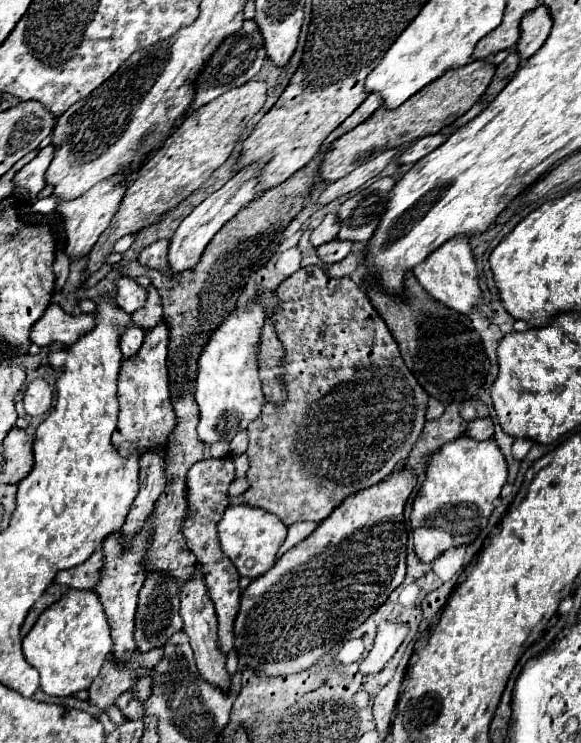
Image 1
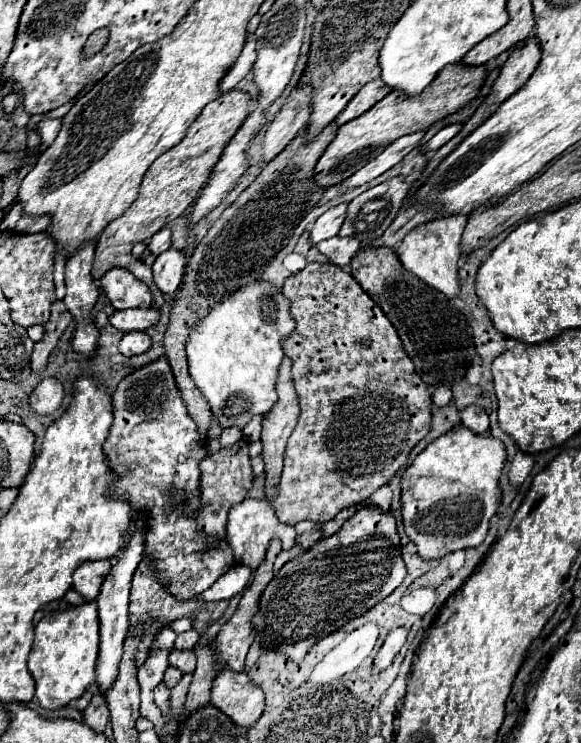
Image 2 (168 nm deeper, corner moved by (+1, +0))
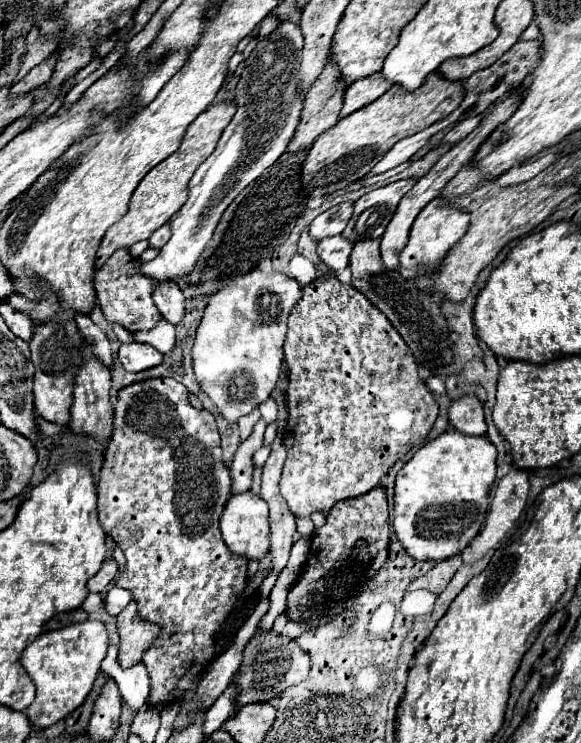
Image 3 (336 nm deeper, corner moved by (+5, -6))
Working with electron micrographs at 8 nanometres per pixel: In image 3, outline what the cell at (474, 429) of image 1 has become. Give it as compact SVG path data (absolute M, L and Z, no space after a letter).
M465 395L457 401L451 401L449 421L459 433L485 435L487 431L487 425L483 419L483 405L473 395Z

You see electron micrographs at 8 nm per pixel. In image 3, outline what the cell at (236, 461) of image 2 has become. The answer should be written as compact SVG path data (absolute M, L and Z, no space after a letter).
M261 419L253 433L239 445L239 449L235 451L235 457L229 465L229 473L231 473L231 495L239 495L239 493L247 493L251 489L253 483L253 453L263 445L263 433L265 433L265 421Z

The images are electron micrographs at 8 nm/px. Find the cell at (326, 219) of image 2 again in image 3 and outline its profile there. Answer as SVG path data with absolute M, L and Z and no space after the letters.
M341 203L327 209L325 213L313 219L313 223L309 225L309 235L315 241L339 235L345 229L347 221L351 219L351 213L353 213L353 203Z

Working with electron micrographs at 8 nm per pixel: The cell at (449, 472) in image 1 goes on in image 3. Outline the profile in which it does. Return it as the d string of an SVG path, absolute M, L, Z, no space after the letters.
M445 431L437 439L425 443L401 467L395 483L395 535L405 551L419 561L443 561L467 547L481 531L489 491L495 483L497 449L487 437Z

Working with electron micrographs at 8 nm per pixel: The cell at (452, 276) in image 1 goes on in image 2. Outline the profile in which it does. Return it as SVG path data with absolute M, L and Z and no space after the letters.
M459 213L459 215L445 215L433 221L427 221L419 227L415 227L413 231L409 231L401 243L401 247L397 249L397 255L403 263L403 267L411 273L415 273L421 281L425 281L427 285L439 289L443 295L447 297L455 297L459 293L459 285L457 285L457 271L459 271L459 243L461 243L461 233L465 229L467 223L467 215Z

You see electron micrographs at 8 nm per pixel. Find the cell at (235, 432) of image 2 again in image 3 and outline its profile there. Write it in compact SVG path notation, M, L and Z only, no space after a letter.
M255 409L255 411L251 411L249 415L245 415L245 417L241 417L239 421L237 421L237 425L239 425L239 437L241 437L241 441L245 441L249 435L251 435L251 431L253 431L253 427L255 427L255 423L261 419L261 415L259 415L259 409Z

